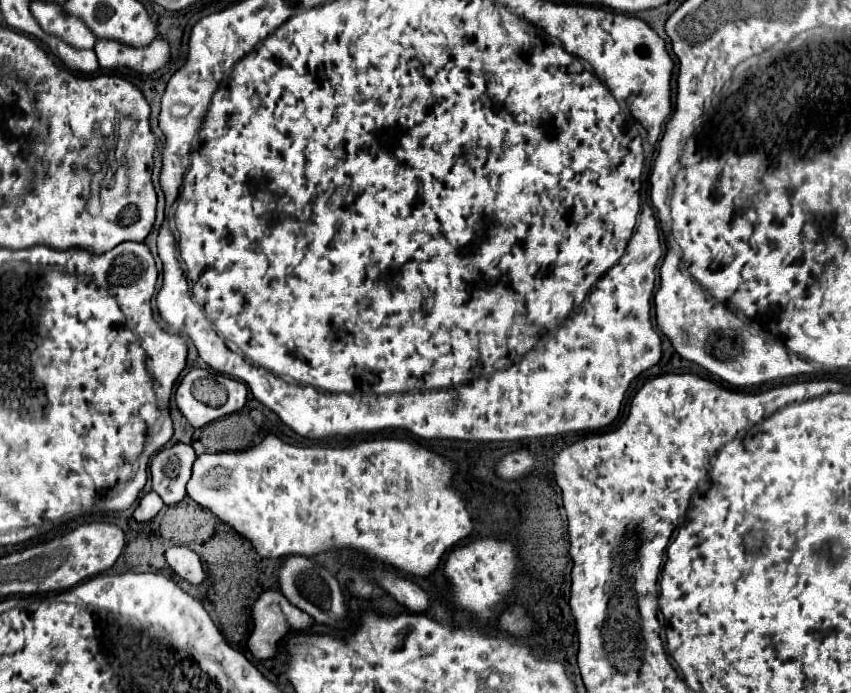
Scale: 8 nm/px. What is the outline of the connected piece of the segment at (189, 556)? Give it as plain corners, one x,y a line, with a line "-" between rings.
173,545
165,551
165,559
169,567
175,571
175,575
179,575
183,581
191,585
201,585
205,581
205,571
201,567
201,561
197,553
193,553
189,547

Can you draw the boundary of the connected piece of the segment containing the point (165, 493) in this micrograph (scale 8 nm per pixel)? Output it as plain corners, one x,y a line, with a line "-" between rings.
183,443
165,447
151,459
149,469
153,491
163,499
165,505
175,505
187,495
185,485
191,477
191,467
195,459
197,455
193,447

